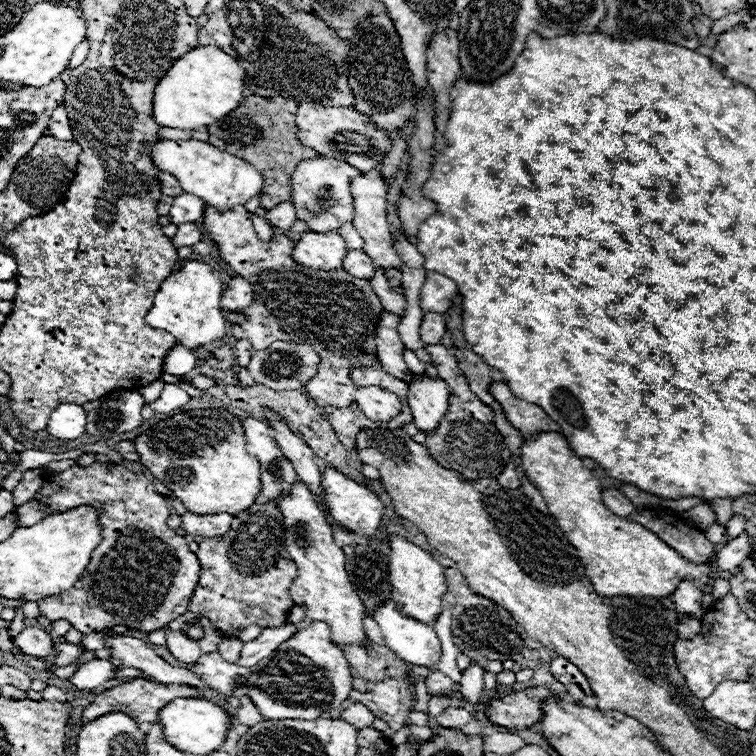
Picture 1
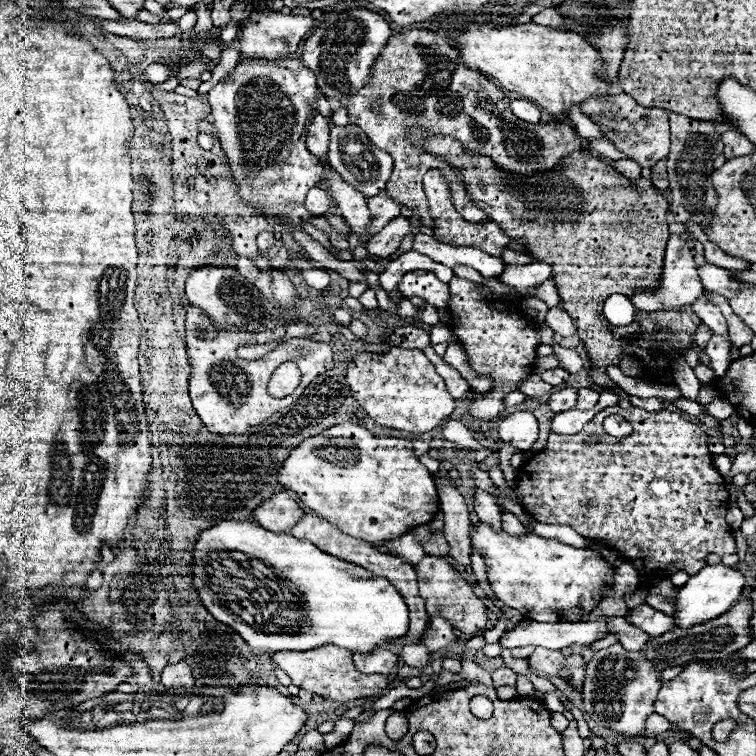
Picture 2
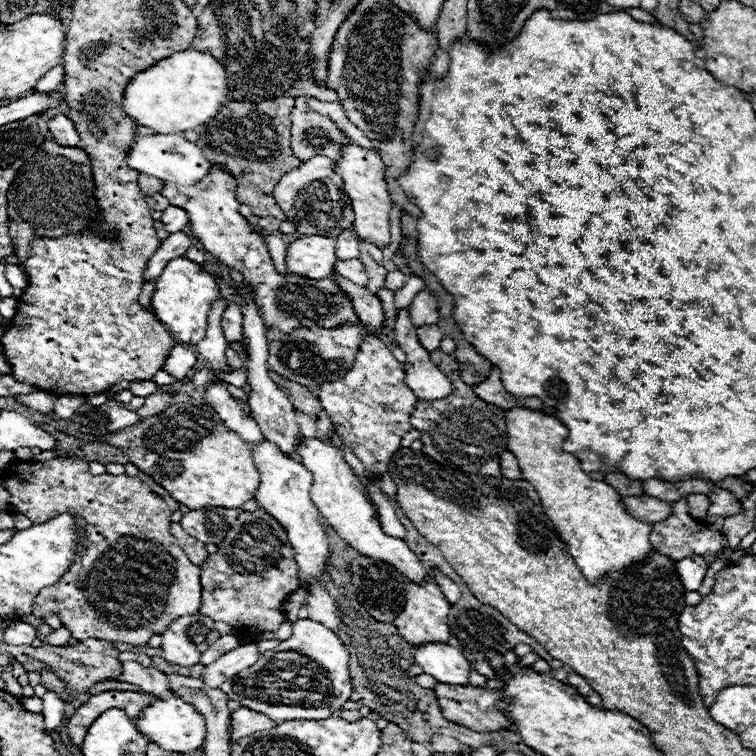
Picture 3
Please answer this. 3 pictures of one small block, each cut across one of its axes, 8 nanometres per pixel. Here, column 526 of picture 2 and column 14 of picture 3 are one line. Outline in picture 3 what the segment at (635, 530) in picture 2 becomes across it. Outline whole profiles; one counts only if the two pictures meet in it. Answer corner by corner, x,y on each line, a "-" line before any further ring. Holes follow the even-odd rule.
52,458
46,462
14,460
6,468
2,484
10,492
10,512
20,512
34,524
42,524
66,512
76,520
76,530
80,530
78,556
74,556
72,568
62,576
62,580
54,586
46,586
46,590
40,590
34,598
32,614
36,618
58,614
64,628
68,628
78,642
96,638
140,646
154,634
162,634
172,620
200,610
200,566
188,560
176,538
170,534
172,512
160,498
167,494
160,485
154,483
150,488
140,478
130,478
126,474
92,476
88,462
80,458

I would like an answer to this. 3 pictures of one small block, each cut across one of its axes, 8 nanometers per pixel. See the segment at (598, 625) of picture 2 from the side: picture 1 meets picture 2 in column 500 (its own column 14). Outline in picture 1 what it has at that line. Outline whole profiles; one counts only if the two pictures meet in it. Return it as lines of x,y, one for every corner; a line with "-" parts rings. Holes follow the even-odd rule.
36,626
24,628
12,642
14,642
14,646
20,648
24,654
34,656
34,658
44,658
44,656
48,656
50,652
54,652
52,636
50,636
44,628
36,628

